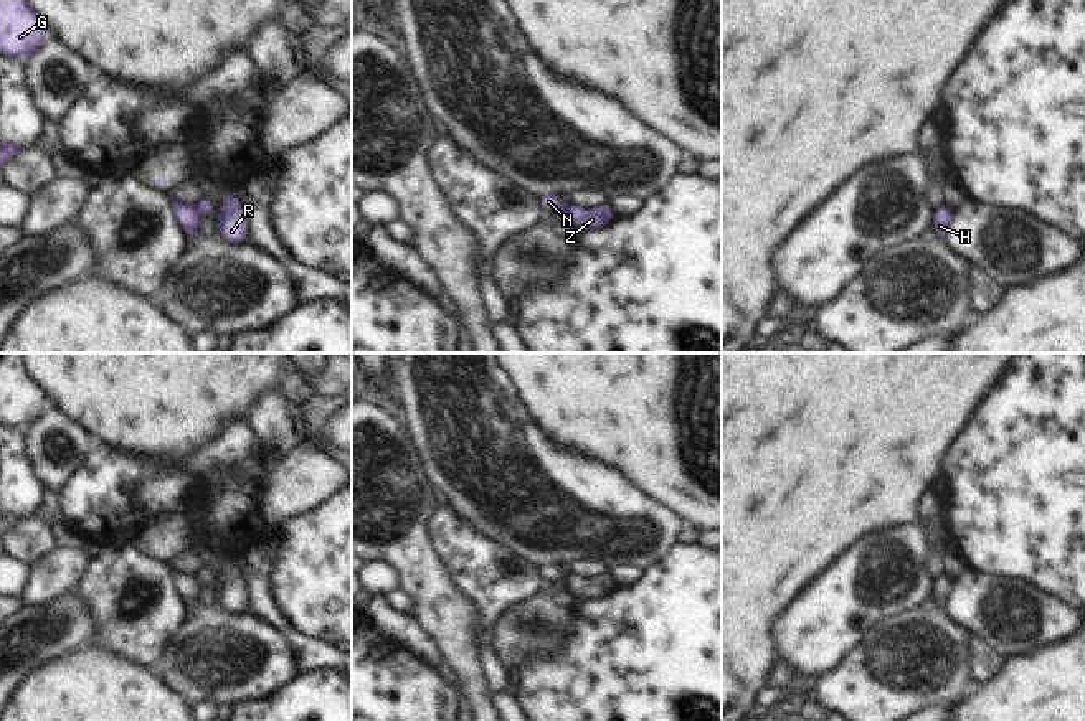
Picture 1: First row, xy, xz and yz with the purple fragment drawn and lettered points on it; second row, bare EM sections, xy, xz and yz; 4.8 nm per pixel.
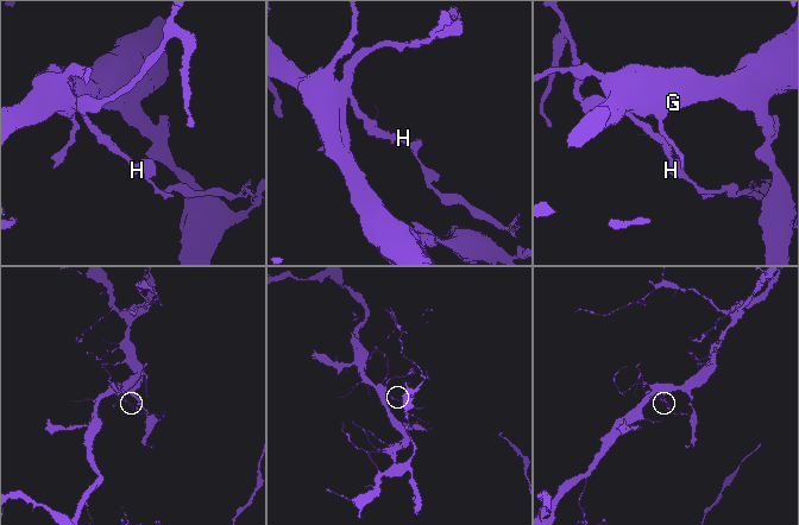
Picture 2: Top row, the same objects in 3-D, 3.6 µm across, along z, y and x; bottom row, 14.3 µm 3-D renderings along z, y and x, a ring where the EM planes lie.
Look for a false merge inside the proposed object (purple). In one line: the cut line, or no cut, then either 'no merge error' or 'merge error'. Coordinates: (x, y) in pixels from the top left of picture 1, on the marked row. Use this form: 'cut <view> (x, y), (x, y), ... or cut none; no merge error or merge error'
cut xy (194, 207), (202, 218); merge error

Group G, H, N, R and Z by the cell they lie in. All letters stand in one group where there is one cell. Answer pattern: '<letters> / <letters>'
G H N / R Z

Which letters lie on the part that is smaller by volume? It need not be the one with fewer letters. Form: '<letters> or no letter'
R, Z

